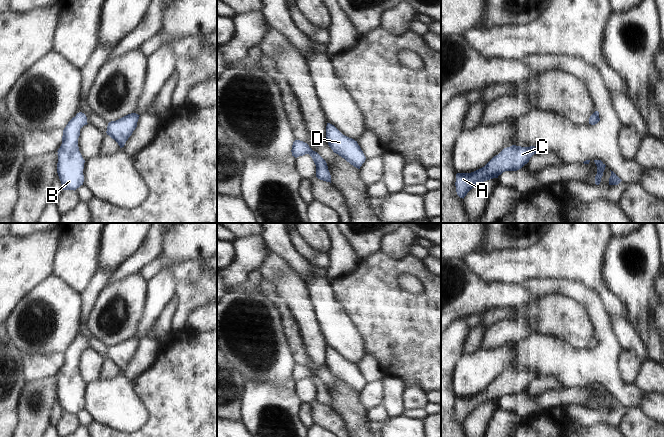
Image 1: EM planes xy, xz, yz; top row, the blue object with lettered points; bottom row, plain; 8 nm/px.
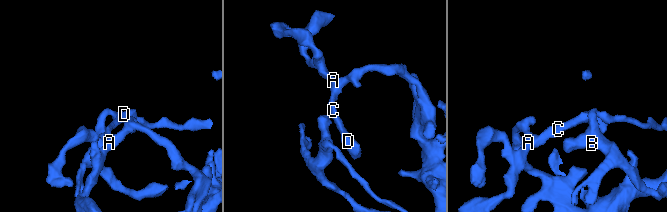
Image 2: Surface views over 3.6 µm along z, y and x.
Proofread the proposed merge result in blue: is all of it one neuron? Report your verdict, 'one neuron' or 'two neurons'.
one neuron

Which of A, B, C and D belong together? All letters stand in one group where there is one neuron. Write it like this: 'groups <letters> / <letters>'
groups A B C D

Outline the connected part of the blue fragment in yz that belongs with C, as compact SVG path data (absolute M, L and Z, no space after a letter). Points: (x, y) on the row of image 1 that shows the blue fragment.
M512 145L504 148L498 155L494 156L484 167L471 173L456 174L456 192L460 198L478 184L498 178L505 171L517 171L527 164L530 158L541 151L535 146L521 147Z

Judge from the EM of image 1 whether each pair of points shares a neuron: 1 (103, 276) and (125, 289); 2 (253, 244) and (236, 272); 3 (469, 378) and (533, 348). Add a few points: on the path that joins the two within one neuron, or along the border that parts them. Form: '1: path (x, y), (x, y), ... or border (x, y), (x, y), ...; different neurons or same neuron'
1: border (110, 282), (100, 291), (95, 300); different neurons
2: path (250, 251), (242, 265); same neuron
3: border (513, 343), (517, 358), (514, 368); different neurons

